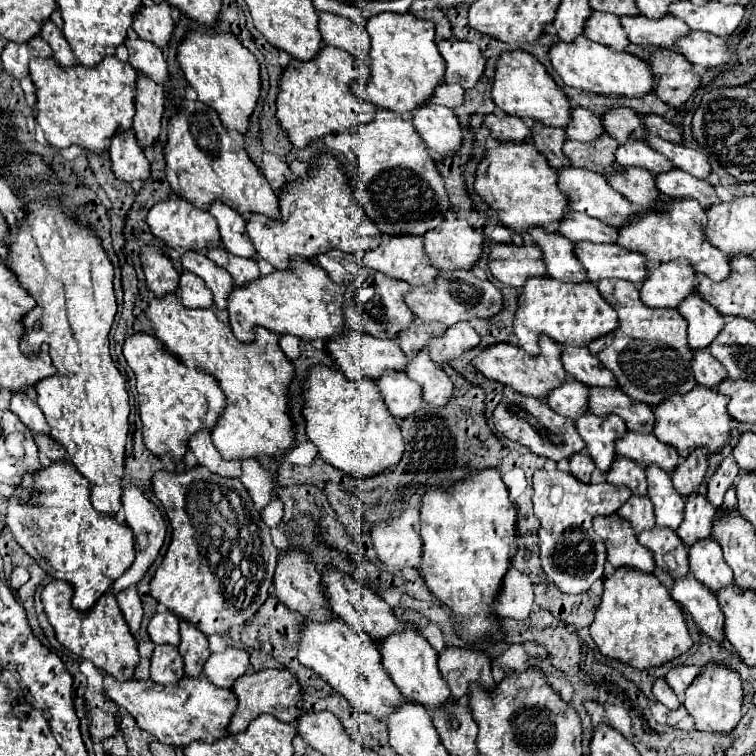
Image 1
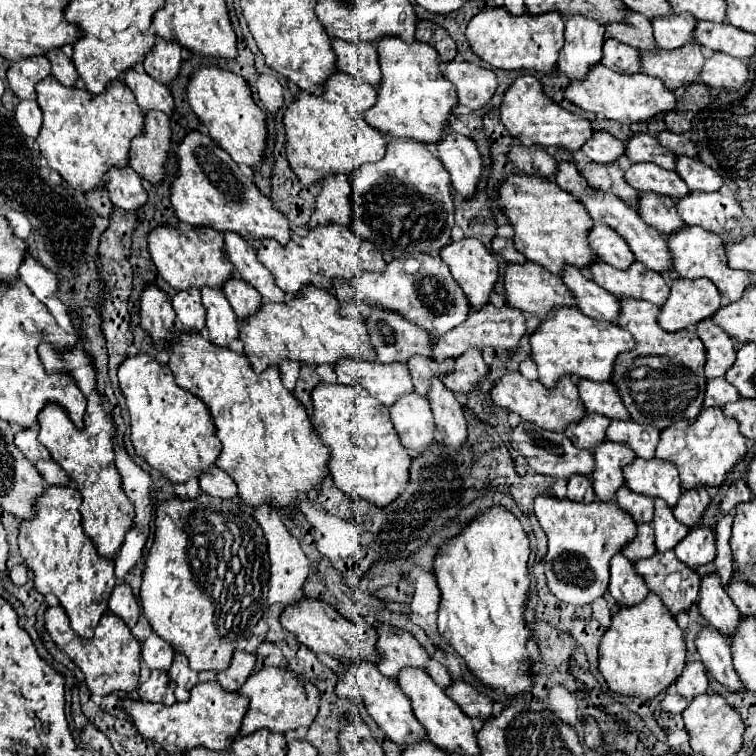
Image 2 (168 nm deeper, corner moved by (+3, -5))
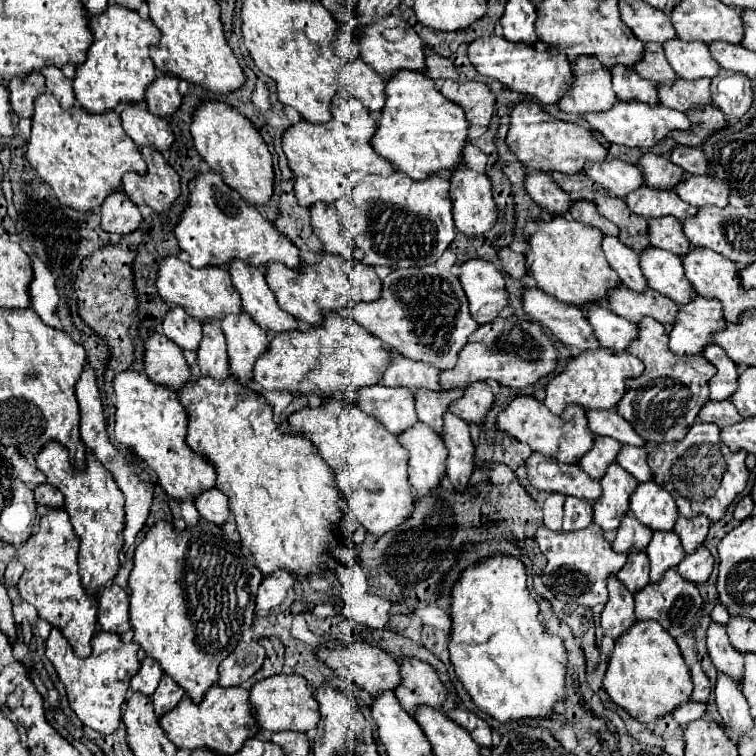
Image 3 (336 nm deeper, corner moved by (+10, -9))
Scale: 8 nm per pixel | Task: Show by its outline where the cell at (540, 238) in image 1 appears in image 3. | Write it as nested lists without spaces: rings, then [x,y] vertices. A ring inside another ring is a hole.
[[[604,303],[584,305],[588,321],[594,329],[594,337],[602,347],[612,351],[626,351],[628,343],[636,337],[636,325],[624,321],[624,317],[612,313]]]

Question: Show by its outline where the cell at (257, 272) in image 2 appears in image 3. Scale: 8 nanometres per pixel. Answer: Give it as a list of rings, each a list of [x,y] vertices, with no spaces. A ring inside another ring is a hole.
[[[232,261],[232,269],[228,271],[232,275],[234,287],[242,295],[244,311],[250,313],[252,319],[262,329],[270,331],[268,335],[298,329],[296,319],[278,307],[276,297],[268,289],[260,269],[252,269],[252,265],[244,265],[244,261]]]

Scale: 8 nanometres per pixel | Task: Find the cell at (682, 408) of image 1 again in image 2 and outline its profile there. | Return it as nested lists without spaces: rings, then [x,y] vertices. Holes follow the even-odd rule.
[[[703,409],[695,423],[679,421],[679,425],[671,425],[671,429],[665,429],[661,433],[655,453],[657,459],[675,463],[675,467],[679,469],[683,489],[721,487],[727,481],[731,469],[741,459],[745,459],[745,455],[745,437],[739,433],[735,419],[727,419],[721,409]]]

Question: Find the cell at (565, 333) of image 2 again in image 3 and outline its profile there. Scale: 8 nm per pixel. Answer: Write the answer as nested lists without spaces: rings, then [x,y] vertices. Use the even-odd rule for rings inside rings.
[[[604,347],[578,353],[576,357],[568,357],[564,361],[562,373],[552,375],[550,383],[546,385],[544,405],[554,415],[560,415],[564,407],[570,403],[578,403],[584,409],[610,409],[624,395],[624,379],[636,377],[642,371],[644,371],[642,361],[630,353],[608,353],[608,349]]]

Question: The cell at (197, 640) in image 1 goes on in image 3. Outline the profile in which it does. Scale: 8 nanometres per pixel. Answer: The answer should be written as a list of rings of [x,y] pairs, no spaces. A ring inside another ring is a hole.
[[[162,675],[160,685],[158,685],[158,689],[154,691],[154,695],[152,695],[156,715],[162,717],[164,713],[172,711],[172,709],[180,703],[182,695],[184,695],[184,691],[180,689],[180,685],[176,685],[176,681],[172,681],[168,675]]]

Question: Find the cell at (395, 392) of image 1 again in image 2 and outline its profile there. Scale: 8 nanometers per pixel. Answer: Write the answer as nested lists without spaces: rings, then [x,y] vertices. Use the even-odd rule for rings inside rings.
[[[417,393],[403,397],[395,409],[391,409],[391,421],[399,433],[401,445],[407,449],[412,459],[427,451],[435,443],[435,423],[429,403]]]

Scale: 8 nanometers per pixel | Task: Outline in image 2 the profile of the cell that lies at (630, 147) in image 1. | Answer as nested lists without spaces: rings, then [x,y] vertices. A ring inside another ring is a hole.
[[[631,165],[625,171],[627,183],[639,193],[657,193],[673,199],[683,199],[689,195],[685,181],[675,173],[661,169],[657,165]]]

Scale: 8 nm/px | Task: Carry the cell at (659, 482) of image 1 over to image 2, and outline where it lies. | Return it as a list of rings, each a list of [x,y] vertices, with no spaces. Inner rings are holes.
[[[655,501],[655,519],[653,519],[653,529],[655,529],[655,547],[659,553],[675,549],[675,545],[685,539],[689,529],[683,529],[679,521],[675,521],[673,511],[663,505],[663,501]]]

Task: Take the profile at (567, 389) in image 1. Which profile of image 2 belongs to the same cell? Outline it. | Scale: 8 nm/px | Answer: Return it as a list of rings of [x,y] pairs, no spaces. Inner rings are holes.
[[[587,413],[587,417],[583,421],[579,421],[579,425],[573,425],[571,429],[567,429],[565,435],[571,439],[571,443],[577,449],[593,451],[597,445],[607,441],[607,437],[605,437],[607,427],[609,427],[607,417],[595,417],[591,413]]]

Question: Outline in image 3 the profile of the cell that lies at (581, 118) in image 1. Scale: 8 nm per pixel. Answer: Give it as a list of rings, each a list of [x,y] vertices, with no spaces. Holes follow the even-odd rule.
[[[610,153],[604,161],[594,161],[592,165],[588,165],[584,173],[592,177],[598,185],[606,187],[608,193],[614,197],[624,197],[644,183],[642,173],[636,165],[630,165]]]

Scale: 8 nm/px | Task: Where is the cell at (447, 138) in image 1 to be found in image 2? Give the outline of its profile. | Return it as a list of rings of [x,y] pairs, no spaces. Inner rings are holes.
[[[447,129],[443,141],[437,145],[437,157],[449,171],[457,197],[465,201],[473,199],[483,177],[483,159],[475,143],[461,133]]]

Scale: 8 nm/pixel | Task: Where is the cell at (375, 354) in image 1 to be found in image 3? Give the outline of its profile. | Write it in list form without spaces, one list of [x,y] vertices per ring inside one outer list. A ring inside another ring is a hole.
[[[384,385],[358,389],[356,405],[360,405],[364,413],[378,419],[394,435],[418,421],[414,409],[414,393],[410,389],[390,389]]]

